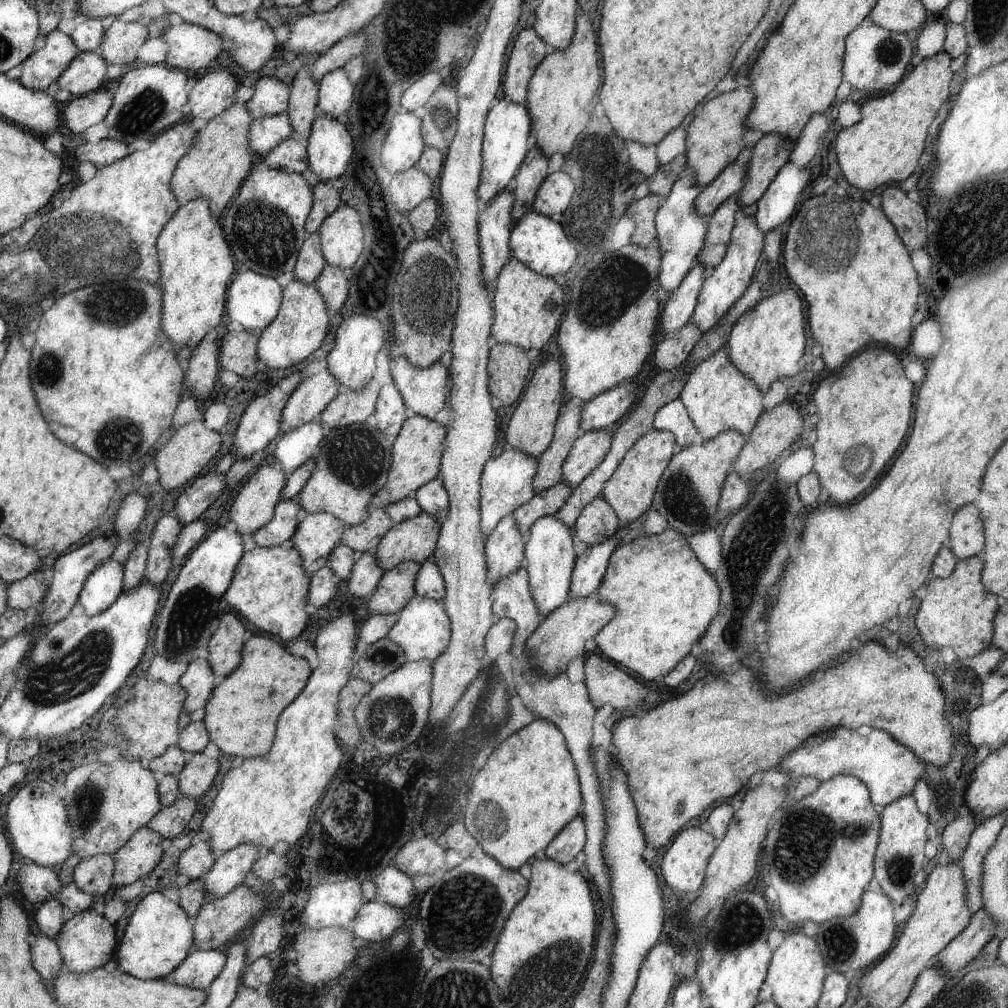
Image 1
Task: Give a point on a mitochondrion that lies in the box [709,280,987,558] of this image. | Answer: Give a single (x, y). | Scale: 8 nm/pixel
(852, 459)

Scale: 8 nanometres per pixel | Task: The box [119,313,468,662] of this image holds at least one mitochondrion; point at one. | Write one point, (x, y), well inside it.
(356, 457)

